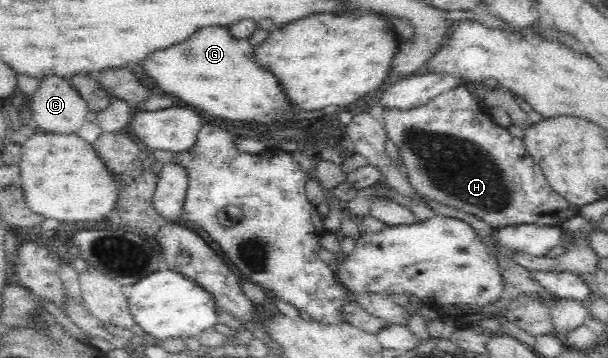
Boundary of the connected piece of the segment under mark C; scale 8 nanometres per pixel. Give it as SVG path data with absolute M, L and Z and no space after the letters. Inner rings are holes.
M49 74L40 80L38 89L30 97L28 122L44 133L54 135L73 135L86 122L87 103L70 83L69 79Z

